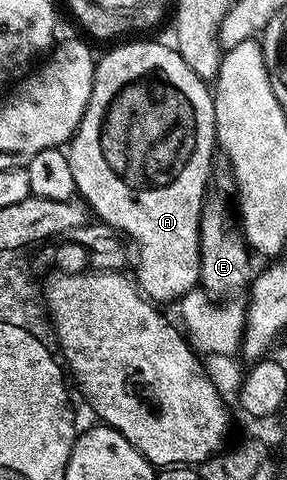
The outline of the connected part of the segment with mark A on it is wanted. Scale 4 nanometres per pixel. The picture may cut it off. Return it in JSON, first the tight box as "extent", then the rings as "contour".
{"extent":[66,42,217,304],"contour":[[[127,42],[124,46],[115,46],[104,58],[100,57],[95,63],[93,76],[93,92],[89,96],[89,104],[81,116],[81,124],[75,130],[66,151],[69,168],[73,168],[73,180],[78,197],[86,202],[90,213],[98,221],[104,222],[119,231],[124,238],[133,243],[133,250],[139,253],[139,259],[134,259],[134,281],[140,290],[156,304],[182,299],[184,294],[199,286],[199,221],[203,211],[203,199],[209,193],[209,179],[211,174],[211,161],[217,158],[217,143],[215,140],[215,99],[208,83],[198,78],[185,64],[174,45],[162,46],[159,42]]]}

